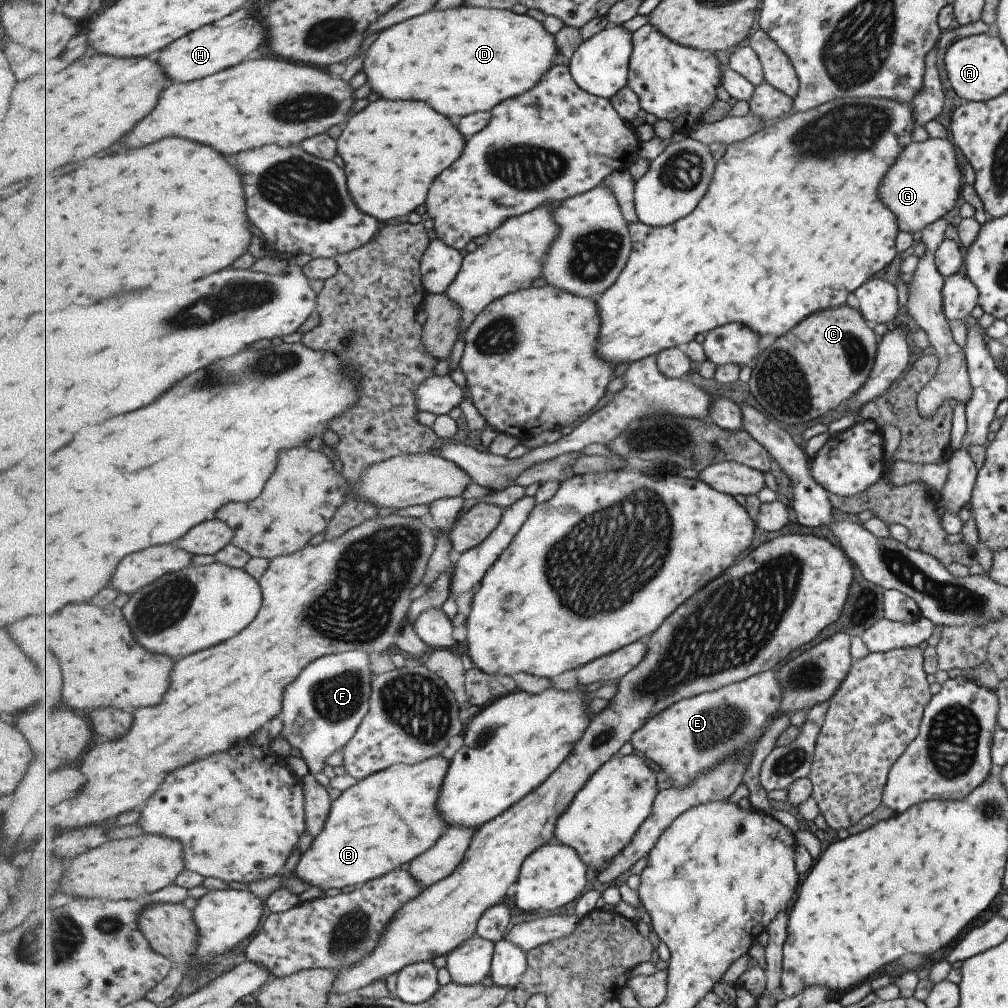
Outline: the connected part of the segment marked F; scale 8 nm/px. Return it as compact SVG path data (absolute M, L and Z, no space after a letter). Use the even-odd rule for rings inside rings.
M361 650L341 652L325 656L323 660L315 660L315 664L311 664L311 668L305 668L303 676L299 676L299 680L295 680L291 688L287 688L287 696L283 698L282 729L274 738L281 736L291 747L297 748L313 775L321 774L327 760L355 738L359 726L369 714L373 676L375 674L371 670L370 656Z

